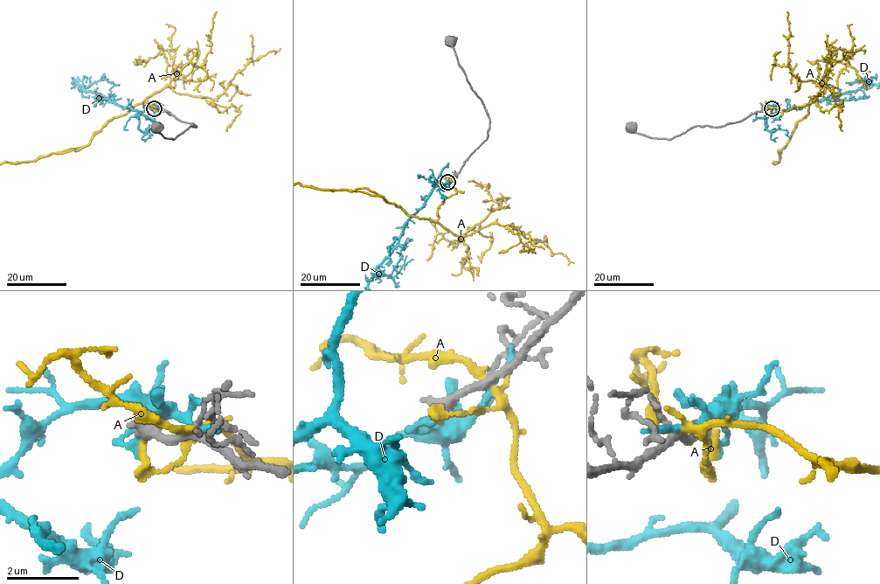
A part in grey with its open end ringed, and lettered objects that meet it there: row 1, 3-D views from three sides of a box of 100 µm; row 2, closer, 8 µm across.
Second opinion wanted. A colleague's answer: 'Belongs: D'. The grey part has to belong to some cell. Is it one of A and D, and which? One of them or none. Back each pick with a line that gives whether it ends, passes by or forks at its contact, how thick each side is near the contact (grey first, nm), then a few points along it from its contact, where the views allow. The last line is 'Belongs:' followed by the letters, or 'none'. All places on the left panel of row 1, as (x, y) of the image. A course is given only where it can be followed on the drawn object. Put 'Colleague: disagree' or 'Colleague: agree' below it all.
Belongs: none
Colleague: disagree

